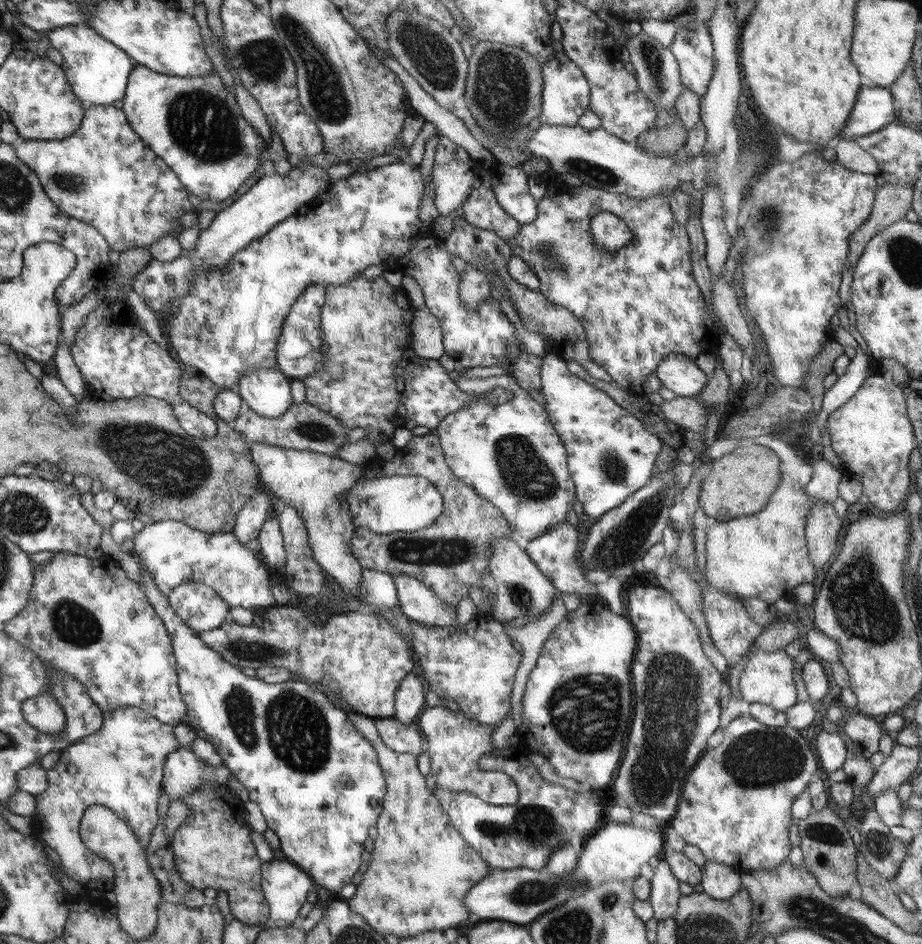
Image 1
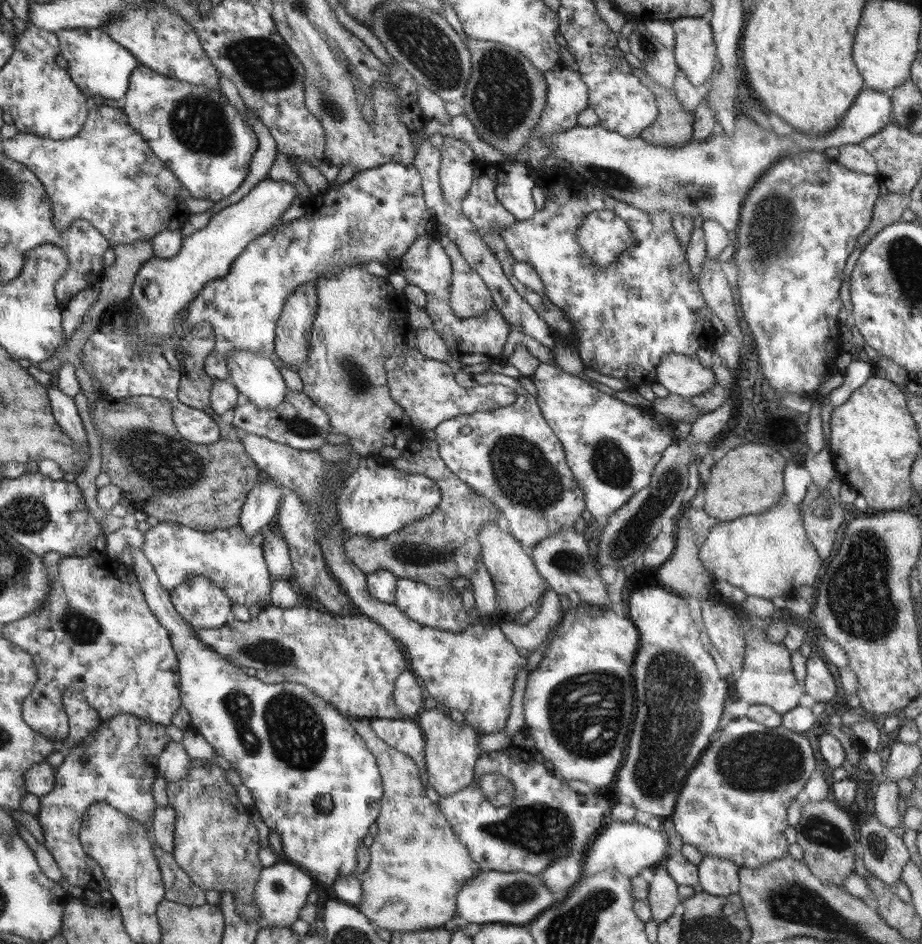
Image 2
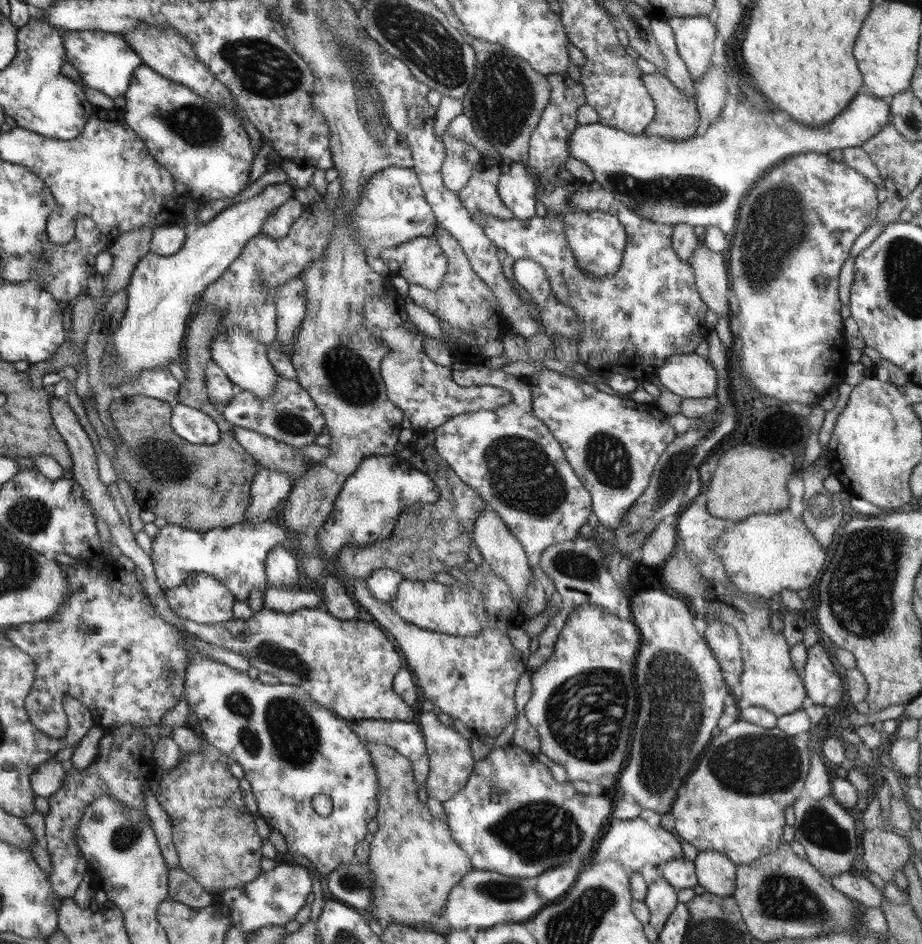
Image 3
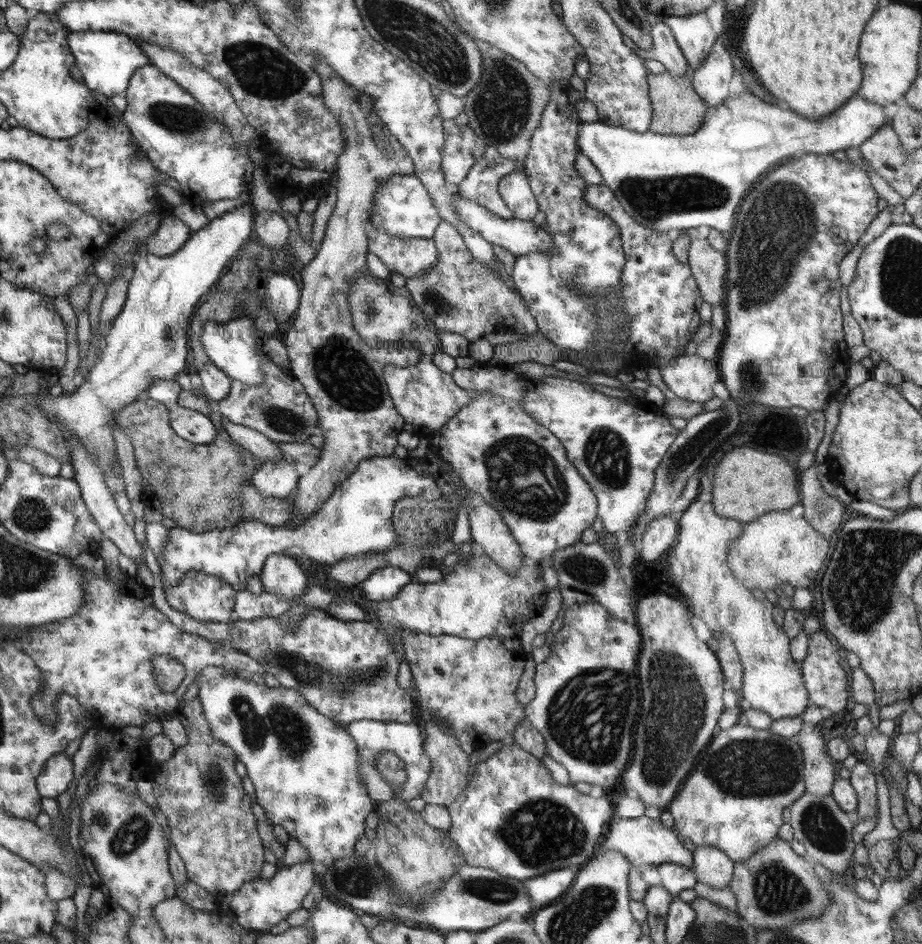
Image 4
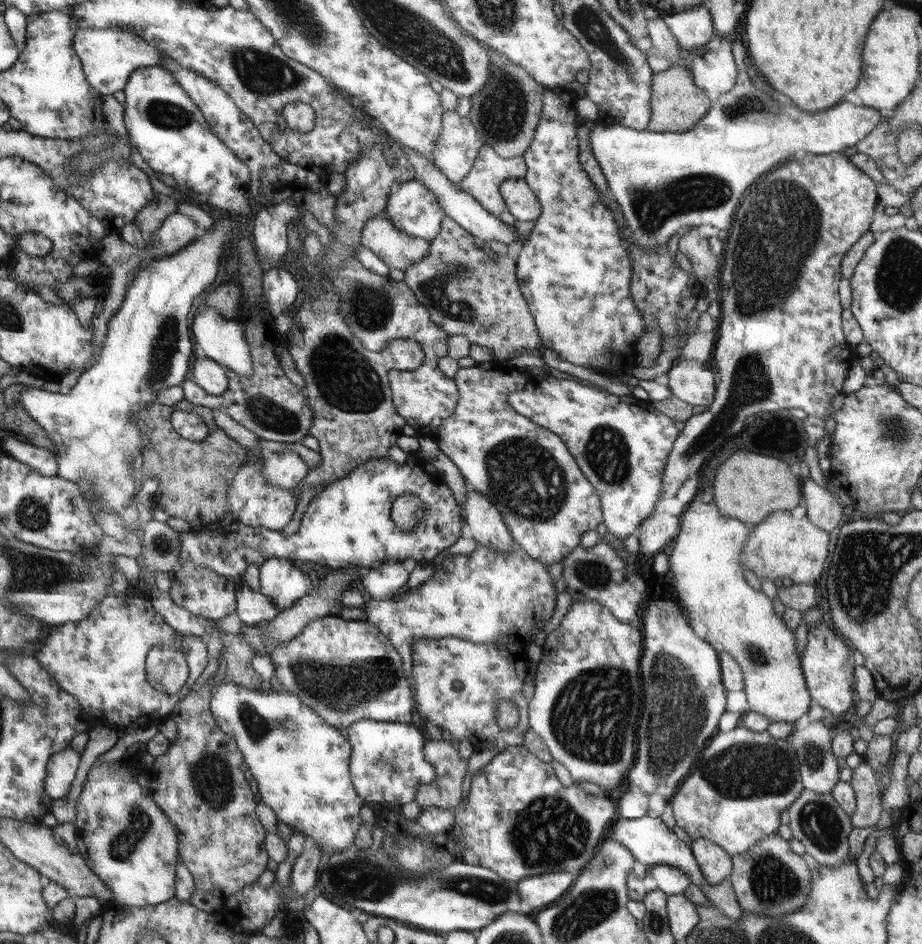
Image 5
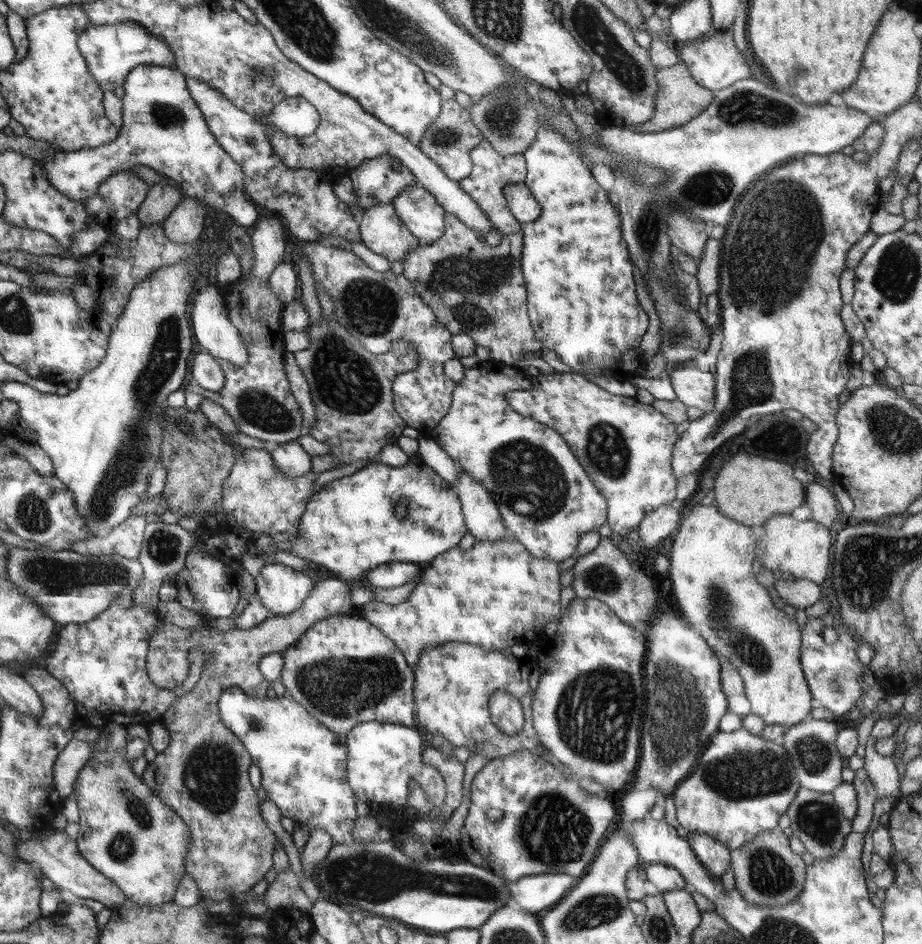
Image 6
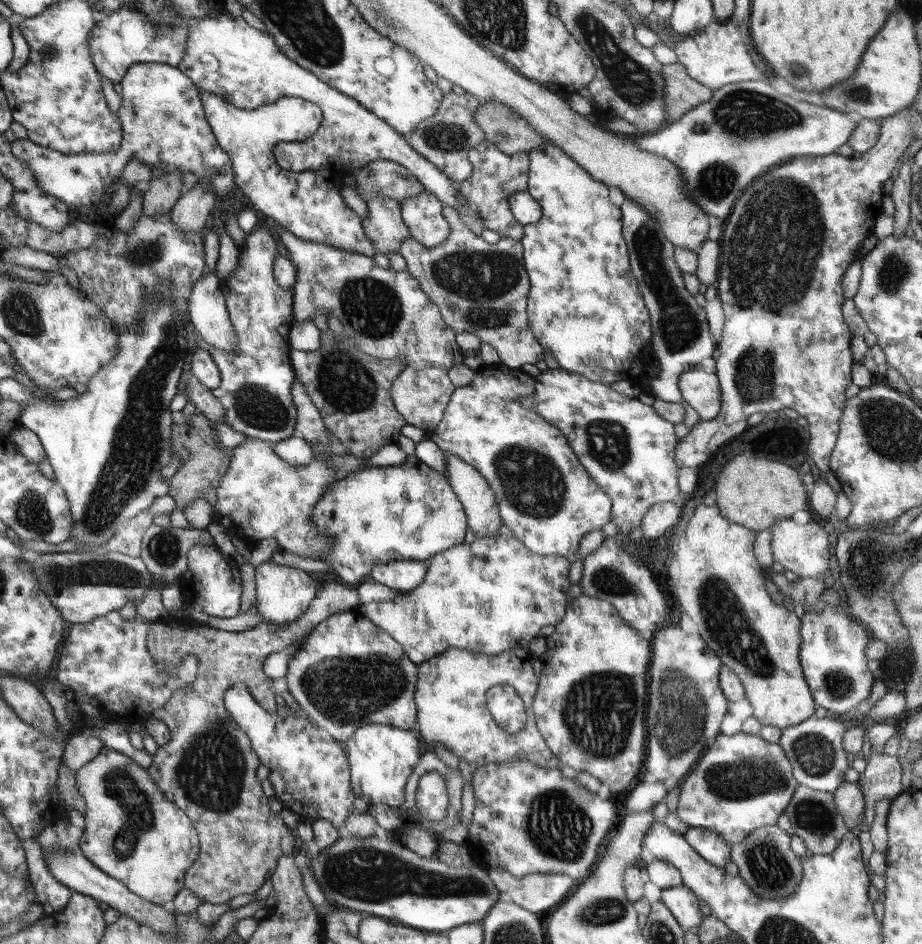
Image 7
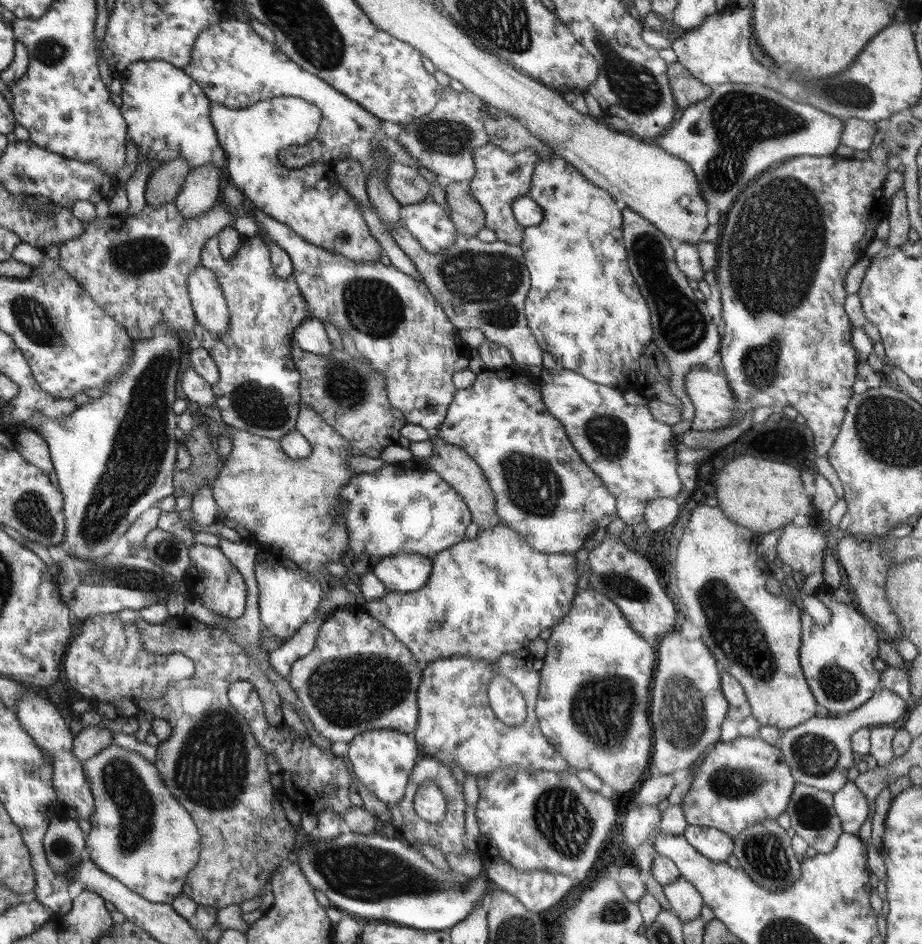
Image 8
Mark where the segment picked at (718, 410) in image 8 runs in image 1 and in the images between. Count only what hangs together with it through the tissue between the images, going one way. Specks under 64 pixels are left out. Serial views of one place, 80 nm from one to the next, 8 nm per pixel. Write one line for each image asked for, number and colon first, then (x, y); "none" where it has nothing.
1: (679, 373)
2: (683, 375)
3: (690, 376)
4: (692, 378)
5: (688, 380)
6: (692, 386)
7: (700, 389)

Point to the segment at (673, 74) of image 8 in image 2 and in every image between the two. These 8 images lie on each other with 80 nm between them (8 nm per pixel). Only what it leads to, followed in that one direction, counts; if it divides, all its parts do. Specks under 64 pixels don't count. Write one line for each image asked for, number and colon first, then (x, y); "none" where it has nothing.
2: (674, 127)
3: (677, 118)
4: (677, 109)
5: (677, 105)
6: (679, 99)
7: (681, 93)

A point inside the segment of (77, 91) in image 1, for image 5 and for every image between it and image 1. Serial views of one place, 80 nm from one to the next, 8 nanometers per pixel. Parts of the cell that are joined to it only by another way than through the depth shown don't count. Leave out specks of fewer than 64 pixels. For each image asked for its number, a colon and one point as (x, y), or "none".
2: (100, 66)
3: (105, 62)
4: (107, 60)
5: (109, 56)

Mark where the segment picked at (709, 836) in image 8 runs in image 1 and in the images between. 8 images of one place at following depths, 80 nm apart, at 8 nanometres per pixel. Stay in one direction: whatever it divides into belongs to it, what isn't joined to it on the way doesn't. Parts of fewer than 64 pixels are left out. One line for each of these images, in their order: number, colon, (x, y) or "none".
1: (719, 881)
2: (719, 877)
3: (716, 873)
4: (711, 866)
5: (716, 864)
6: (716, 857)
7: (712, 848)

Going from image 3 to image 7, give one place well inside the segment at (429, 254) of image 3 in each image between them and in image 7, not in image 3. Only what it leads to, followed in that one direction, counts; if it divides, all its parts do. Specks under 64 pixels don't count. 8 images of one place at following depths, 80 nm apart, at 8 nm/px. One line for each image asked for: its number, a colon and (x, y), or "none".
4: (406, 256)
5: (399, 250)
6: (380, 230)
7: (384, 226)

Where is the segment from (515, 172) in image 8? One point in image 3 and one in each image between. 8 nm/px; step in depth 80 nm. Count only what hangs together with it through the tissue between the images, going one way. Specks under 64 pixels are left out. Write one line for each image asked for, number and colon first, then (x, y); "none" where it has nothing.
3: (480, 195)
4: (482, 183)
5: (489, 170)
6: (491, 172)
7: (495, 176)

